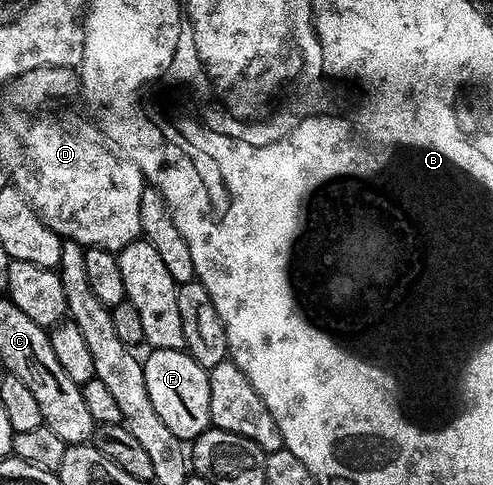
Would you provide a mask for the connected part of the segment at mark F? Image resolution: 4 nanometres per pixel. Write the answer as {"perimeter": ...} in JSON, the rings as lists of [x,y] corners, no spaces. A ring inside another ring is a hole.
{"perimeter":[[[151,349],[142,360],[145,373],[145,389],[149,389],[149,401],[157,409],[157,417],[165,421],[165,426],[178,439],[193,441],[202,431],[211,426],[209,417],[209,377],[208,368],[197,365],[186,350]]]}

